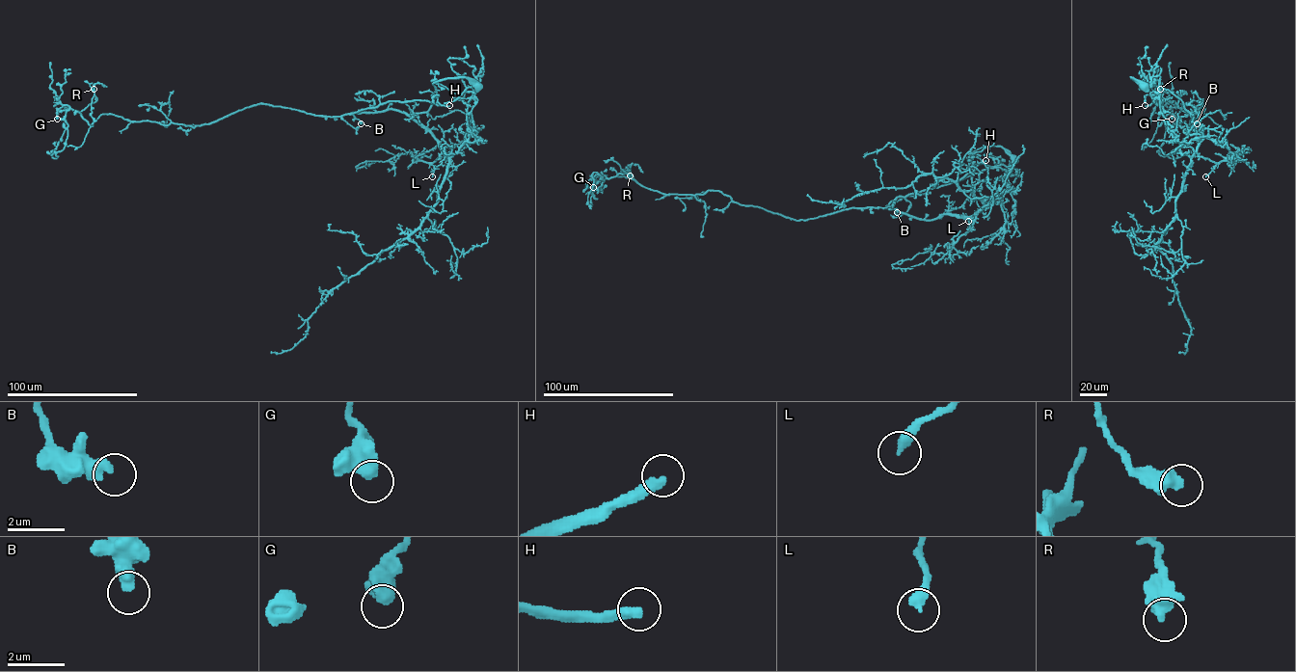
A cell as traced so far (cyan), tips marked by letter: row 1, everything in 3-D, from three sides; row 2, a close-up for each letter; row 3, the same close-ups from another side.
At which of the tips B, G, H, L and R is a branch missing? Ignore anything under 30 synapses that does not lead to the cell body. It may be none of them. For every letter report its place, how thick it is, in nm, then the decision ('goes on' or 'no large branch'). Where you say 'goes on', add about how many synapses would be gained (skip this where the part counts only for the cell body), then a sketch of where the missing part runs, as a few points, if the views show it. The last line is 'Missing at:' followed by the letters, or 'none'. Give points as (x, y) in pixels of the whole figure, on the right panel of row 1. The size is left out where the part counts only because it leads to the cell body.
B: at (1197, 123); 440 nm thick; no large branch
G: at (1172, 119); 550 nm thick; no large branch
H: at (1145, 105); 360 nm thick; goes on; about 150 synapses; missing branch runs (1145, 105), (1153, 118), (1149, 134), (1166, 136)
L: at (1205, 176); 380 nm thick; no large branch
R: at (1160, 89); 550 nm thick; no large branch
Missing at: H

